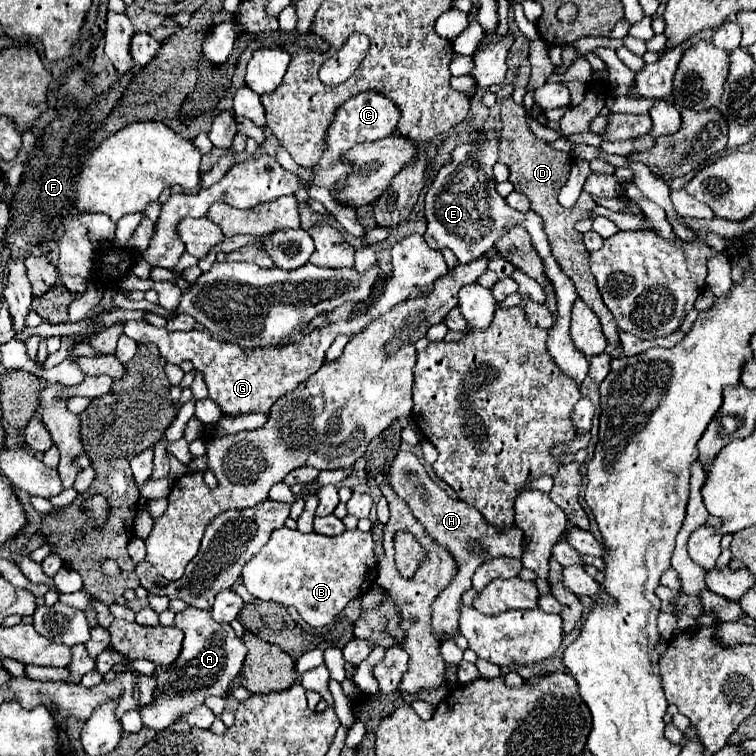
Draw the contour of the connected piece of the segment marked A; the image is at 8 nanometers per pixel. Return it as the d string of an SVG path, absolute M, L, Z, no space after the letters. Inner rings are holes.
M186 608L176 614L176 626L184 632L184 644L180 656L156 674L156 692L152 696L152 704L142 704L138 708L144 726L152 730L164 730L172 722L176 722L182 714L204 704L208 696L222 696L228 692L230 682L242 670L246 658L244 642L234 634L230 624L218 624L212 620L210 610Z

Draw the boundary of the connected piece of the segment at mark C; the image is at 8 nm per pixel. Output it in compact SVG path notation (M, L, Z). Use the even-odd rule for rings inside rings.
M362 92L362 94L346 100L334 114L334 120L330 122L330 126L324 134L324 152L322 152L318 164L312 168L314 176L308 180L308 184L336 188L338 192L342 188L346 188L346 178L352 172L352 166L348 160L344 160L344 154L348 154L350 148L354 148L356 144L362 144L366 140L386 138L390 132L396 130L398 122L400 122L398 106L380 92Z

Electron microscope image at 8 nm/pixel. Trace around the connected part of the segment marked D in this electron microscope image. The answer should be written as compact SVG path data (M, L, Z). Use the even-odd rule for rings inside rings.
M506 96L502 100L502 130L500 130L500 156L498 160L504 162L510 168L510 182L514 184L516 192L522 192L528 196L530 200L530 208L542 218L544 222L544 230L548 234L548 242L550 242L550 250L554 260L560 264L562 272L574 282L578 296L594 310L594 314L600 318L602 324L602 332L608 340L608 344L612 348L620 348L620 338L618 338L618 326L616 320L612 316L612 312L606 308L606 304L600 298L598 286L596 286L596 278L592 276L590 268L588 268L588 250L582 242L584 234L576 230L576 224L580 220L592 218L592 208L596 208L594 198L582 190L578 202L572 208L564 208L558 202L558 192L560 188L566 184L568 174L572 170L572 158L566 152L558 152L554 148L550 148L544 140L536 138L532 134L532 130L526 124L526 110L522 106L518 106L510 96Z

